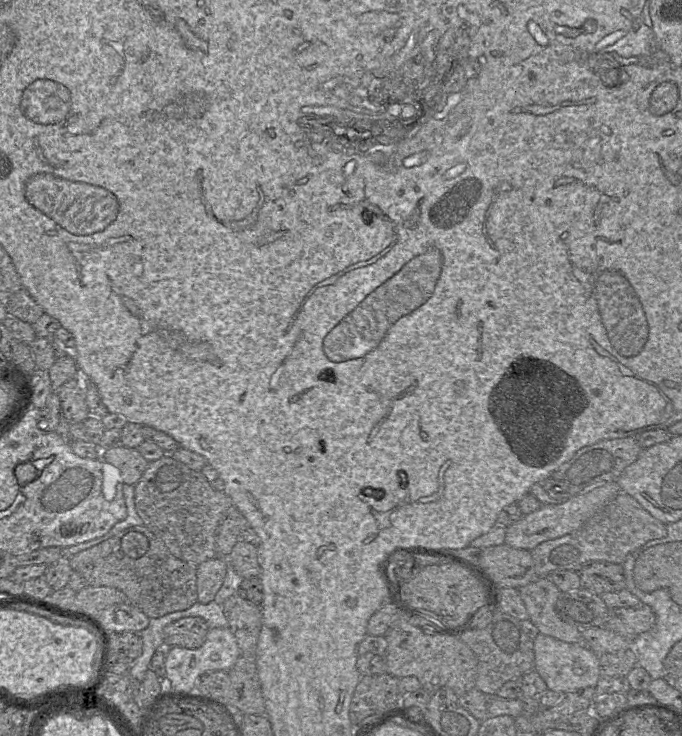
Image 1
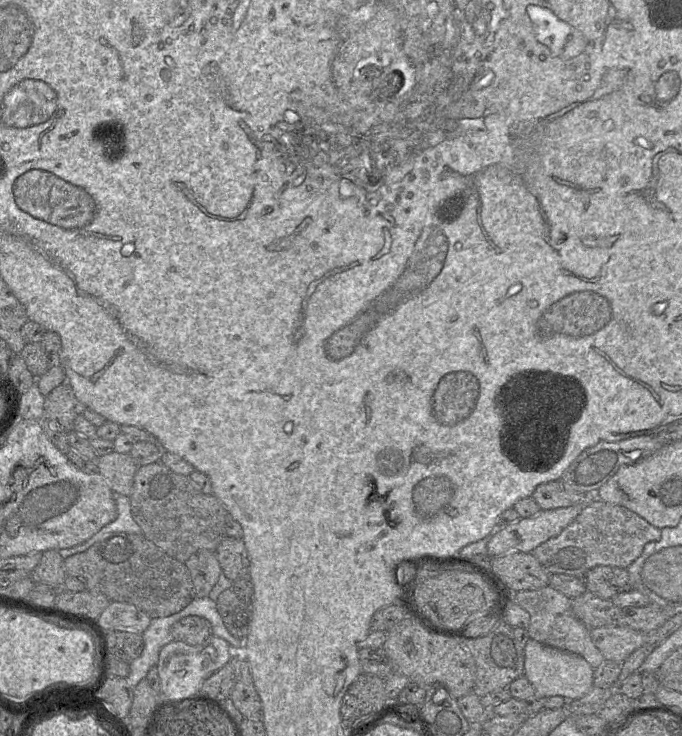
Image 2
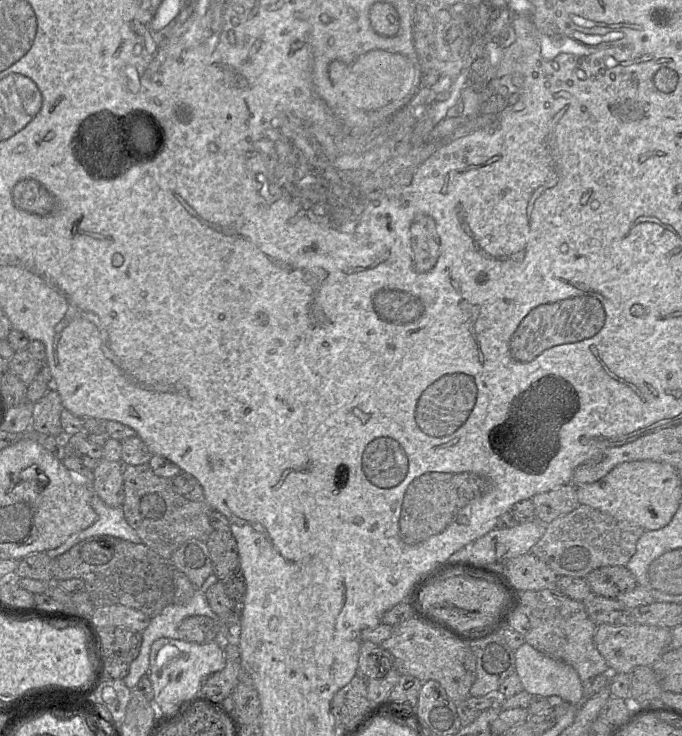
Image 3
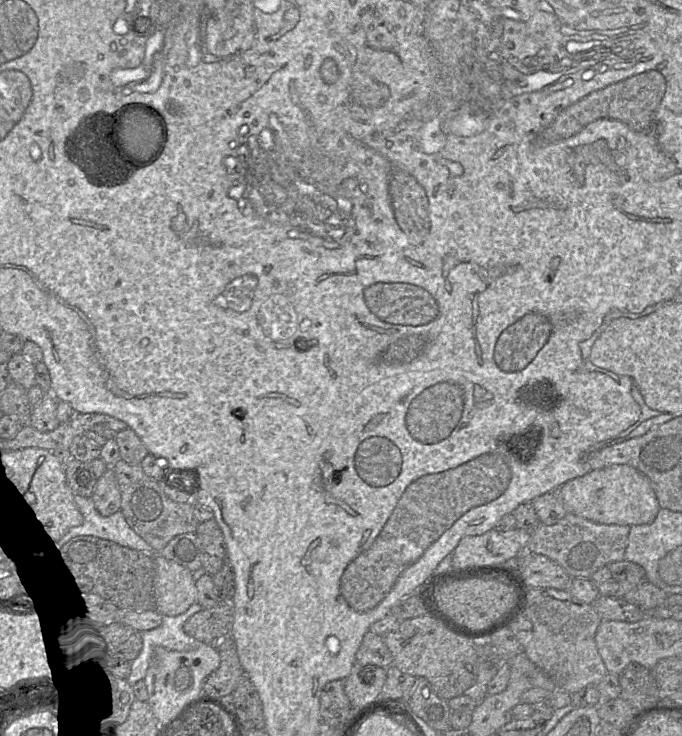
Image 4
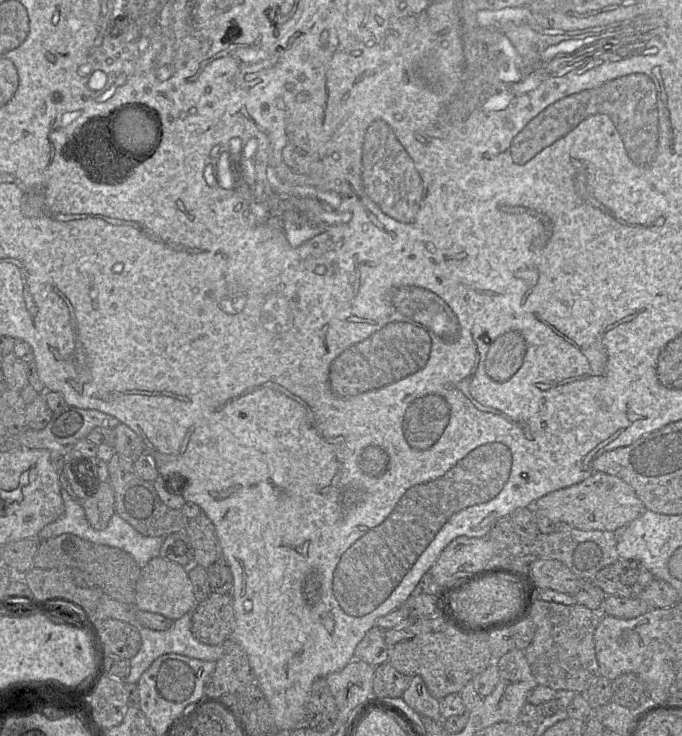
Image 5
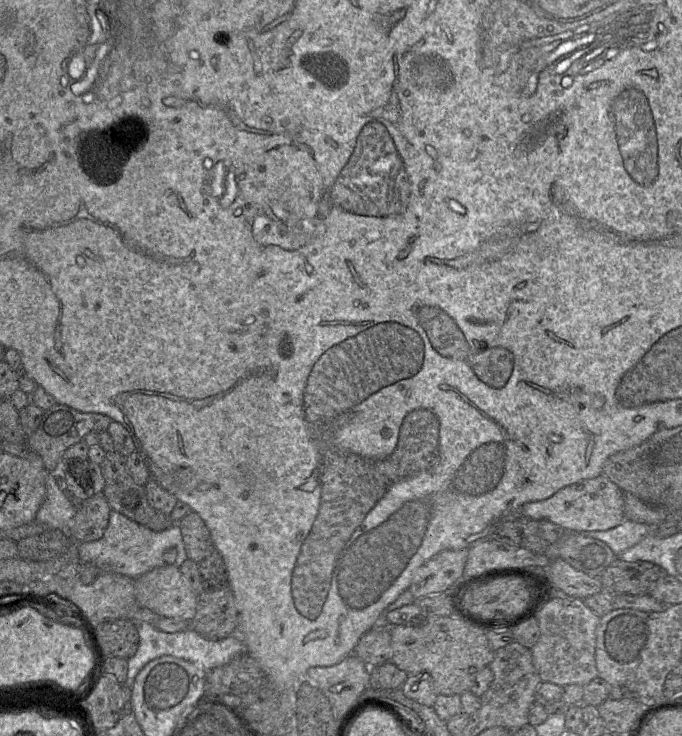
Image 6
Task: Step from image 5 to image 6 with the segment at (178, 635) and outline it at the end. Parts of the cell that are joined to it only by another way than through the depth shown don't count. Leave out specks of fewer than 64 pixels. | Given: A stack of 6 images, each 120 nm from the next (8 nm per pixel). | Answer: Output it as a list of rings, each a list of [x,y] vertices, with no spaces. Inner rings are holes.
[[[135,622],[139,634],[139,646],[136,653],[128,658],[128,672],[124,684],[132,687],[139,671],[150,661],[161,656],[174,656],[192,662],[204,670],[212,670],[215,667],[227,663],[231,658],[241,653],[247,653],[247,646],[240,636],[236,633],[220,639],[210,640],[192,628],[175,633],[163,632],[147,622]]]

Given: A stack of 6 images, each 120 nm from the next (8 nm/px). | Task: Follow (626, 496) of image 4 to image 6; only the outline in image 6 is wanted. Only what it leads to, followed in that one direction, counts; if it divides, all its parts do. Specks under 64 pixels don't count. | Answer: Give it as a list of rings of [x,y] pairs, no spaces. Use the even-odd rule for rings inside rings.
[[[600,474],[568,485],[547,499],[523,504],[520,515],[536,521],[548,520],[566,531],[609,530],[625,520],[624,492],[604,474]]]

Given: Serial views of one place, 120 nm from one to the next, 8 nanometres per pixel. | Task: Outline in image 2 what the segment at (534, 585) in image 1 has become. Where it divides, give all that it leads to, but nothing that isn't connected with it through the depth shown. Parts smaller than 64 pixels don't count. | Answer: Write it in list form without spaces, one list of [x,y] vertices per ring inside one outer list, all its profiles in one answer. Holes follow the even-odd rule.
[[[550,585],[537,590],[524,590],[513,593],[513,601],[530,615],[530,623],[527,630],[531,639],[563,651],[578,654],[594,669],[605,660],[591,639],[590,628],[573,614],[571,598]]]

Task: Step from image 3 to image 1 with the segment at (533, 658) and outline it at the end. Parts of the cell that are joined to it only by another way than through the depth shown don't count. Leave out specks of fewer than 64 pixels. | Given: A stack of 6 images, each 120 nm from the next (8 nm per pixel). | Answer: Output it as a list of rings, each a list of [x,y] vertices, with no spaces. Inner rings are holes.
[[[539,633],[534,639],[534,670],[545,682],[549,691],[563,695],[595,688],[601,678],[599,656],[586,645],[563,642]]]

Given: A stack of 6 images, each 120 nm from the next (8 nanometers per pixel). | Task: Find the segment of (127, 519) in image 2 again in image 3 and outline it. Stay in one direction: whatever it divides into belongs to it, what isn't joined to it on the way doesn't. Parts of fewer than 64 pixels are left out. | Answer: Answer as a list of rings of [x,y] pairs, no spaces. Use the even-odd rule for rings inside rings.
[[[93,494],[91,498],[91,505],[97,514],[96,522],[90,527],[71,535],[59,547],[46,551],[45,553],[51,559],[68,551],[78,542],[95,535],[111,535],[132,543],[142,543],[136,531],[127,523],[121,507],[107,506],[96,494]]]

